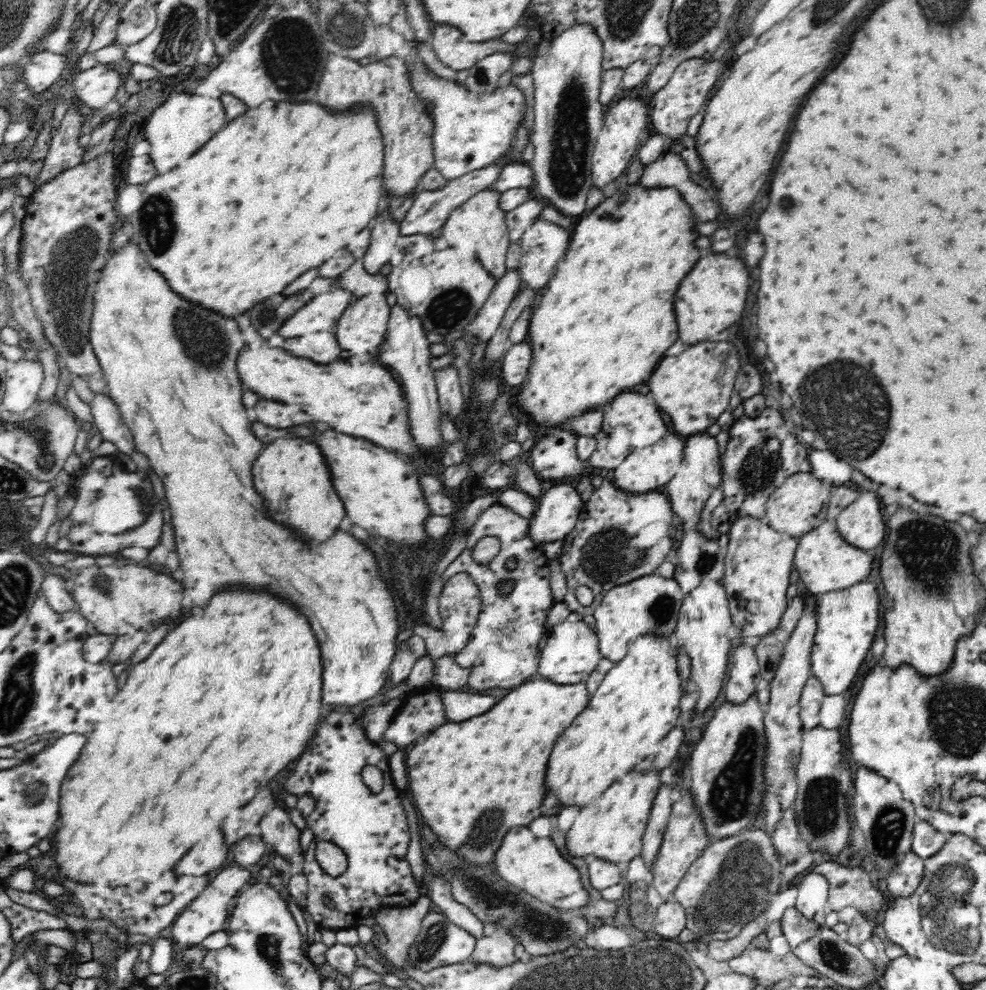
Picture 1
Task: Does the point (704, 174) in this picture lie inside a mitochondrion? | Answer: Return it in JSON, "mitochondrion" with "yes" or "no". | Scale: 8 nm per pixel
{"mitochondrion":"no"}

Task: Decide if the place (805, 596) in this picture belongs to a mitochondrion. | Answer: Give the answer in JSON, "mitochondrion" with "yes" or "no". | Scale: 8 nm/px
{"mitochondrion":"no"}

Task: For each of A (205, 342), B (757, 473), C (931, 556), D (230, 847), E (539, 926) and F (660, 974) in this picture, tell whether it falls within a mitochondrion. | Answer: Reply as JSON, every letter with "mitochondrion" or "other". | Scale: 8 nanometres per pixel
{"A":"mitochondrion","B":"mitochondrion","C":"mitochondrion","D":"other","E":"mitochondrion","F":"mitochondrion"}

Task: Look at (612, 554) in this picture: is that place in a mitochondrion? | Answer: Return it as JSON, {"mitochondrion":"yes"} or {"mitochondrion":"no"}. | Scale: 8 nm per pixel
{"mitochondrion":"yes"}

